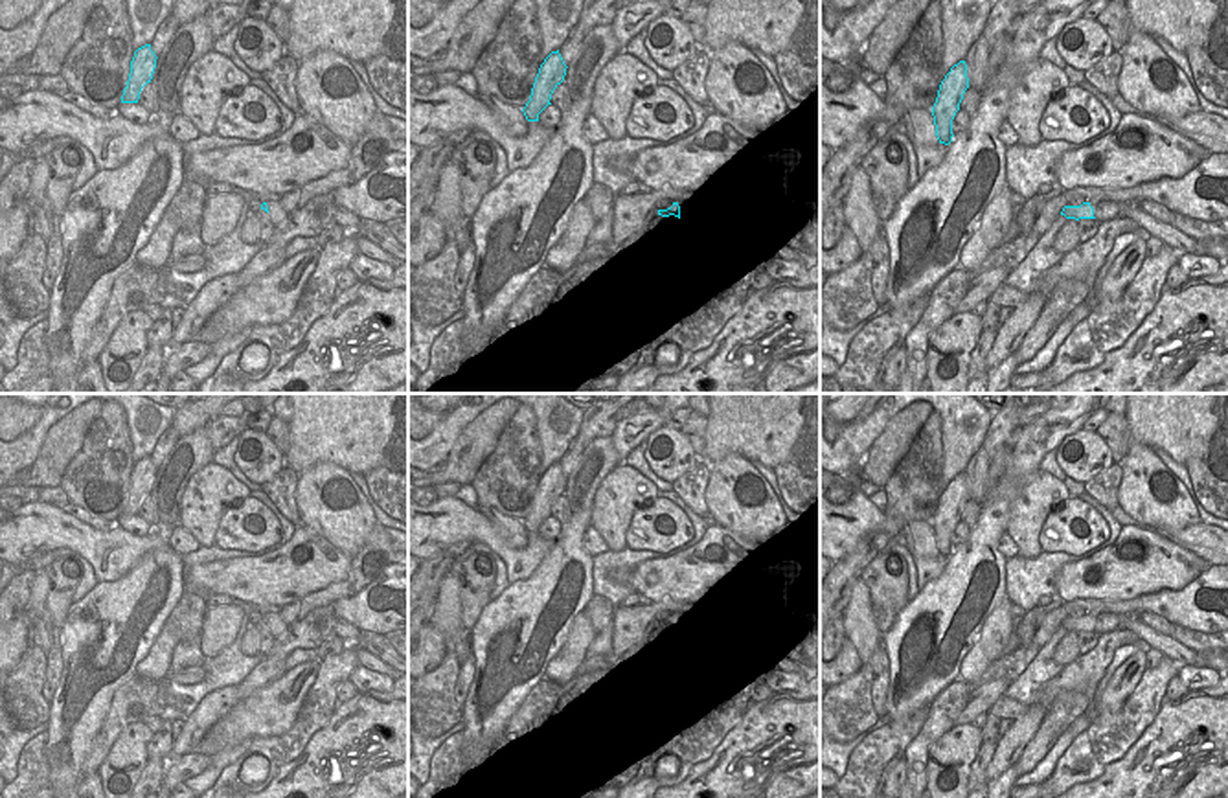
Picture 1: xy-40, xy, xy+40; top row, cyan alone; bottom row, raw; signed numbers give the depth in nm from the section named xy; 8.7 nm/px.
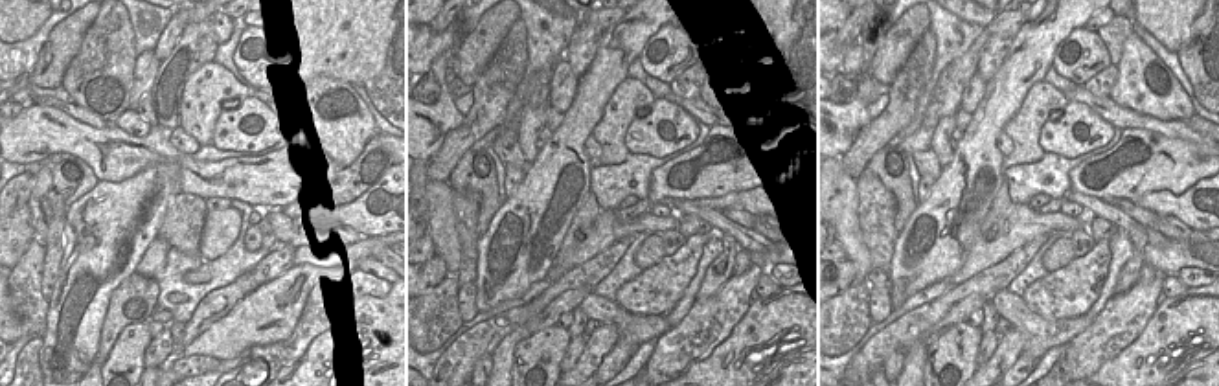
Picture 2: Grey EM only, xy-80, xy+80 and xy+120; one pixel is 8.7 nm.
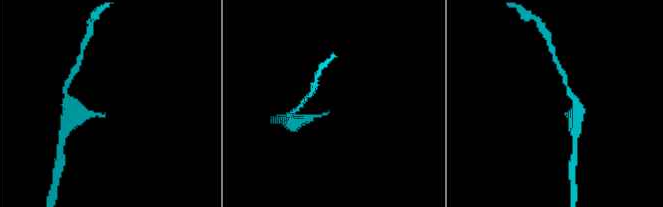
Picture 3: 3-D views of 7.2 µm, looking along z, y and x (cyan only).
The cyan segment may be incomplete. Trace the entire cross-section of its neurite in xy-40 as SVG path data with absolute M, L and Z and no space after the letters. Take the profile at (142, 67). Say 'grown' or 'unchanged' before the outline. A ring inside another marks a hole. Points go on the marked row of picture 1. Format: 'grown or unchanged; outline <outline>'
unchanged; outline M145 44L134 51L121 103L138 103L142 88L153 79L156 59L158 57L151 50L151 44Z

